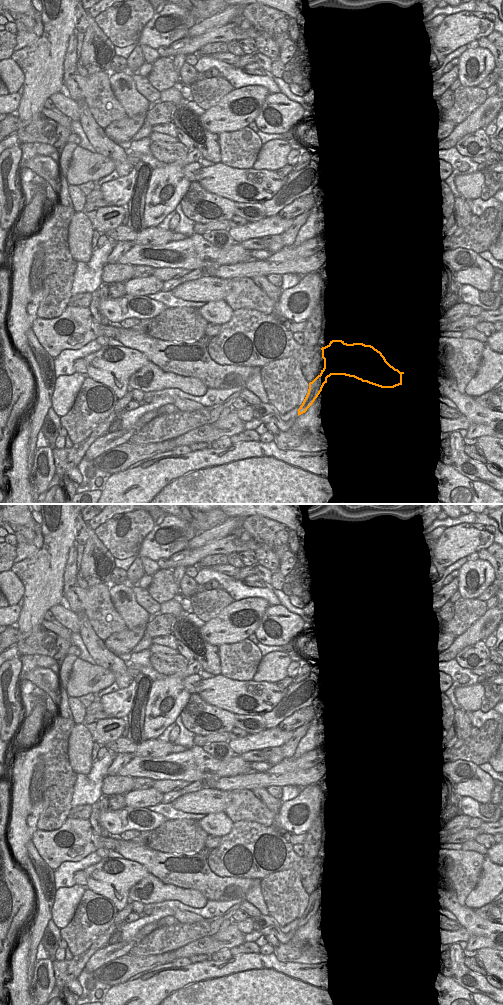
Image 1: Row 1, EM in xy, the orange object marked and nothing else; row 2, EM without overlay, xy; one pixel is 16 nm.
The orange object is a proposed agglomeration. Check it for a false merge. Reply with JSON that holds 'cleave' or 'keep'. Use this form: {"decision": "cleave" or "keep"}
{"decision": "keep"}

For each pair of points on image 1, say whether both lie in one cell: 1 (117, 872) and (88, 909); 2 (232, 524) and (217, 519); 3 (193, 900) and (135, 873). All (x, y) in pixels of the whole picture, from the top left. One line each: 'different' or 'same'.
1: different
2: different
3: different

